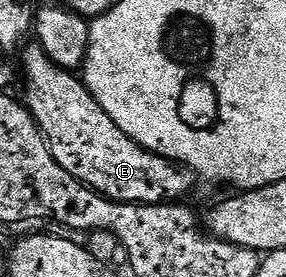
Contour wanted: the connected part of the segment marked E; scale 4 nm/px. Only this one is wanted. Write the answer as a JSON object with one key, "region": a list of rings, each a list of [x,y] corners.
{"region":[[[38,43],[28,44],[22,53],[23,73],[27,76],[25,104],[43,136],[47,138],[53,159],[57,159],[57,163],[61,163],[61,167],[65,167],[69,175],[73,175],[82,185],[88,185],[96,193],[108,197],[110,201],[122,201],[128,205],[166,205],[186,198],[183,196],[197,182],[197,175],[192,169],[180,165],[178,161],[170,161],[168,157],[151,153],[129,139],[129,135],[125,135],[125,131],[121,131],[121,127],[117,127],[117,123],[109,119],[101,103],[93,99],[82,80],[72,70],[53,63],[53,59],[49,59],[47,52]]]}

